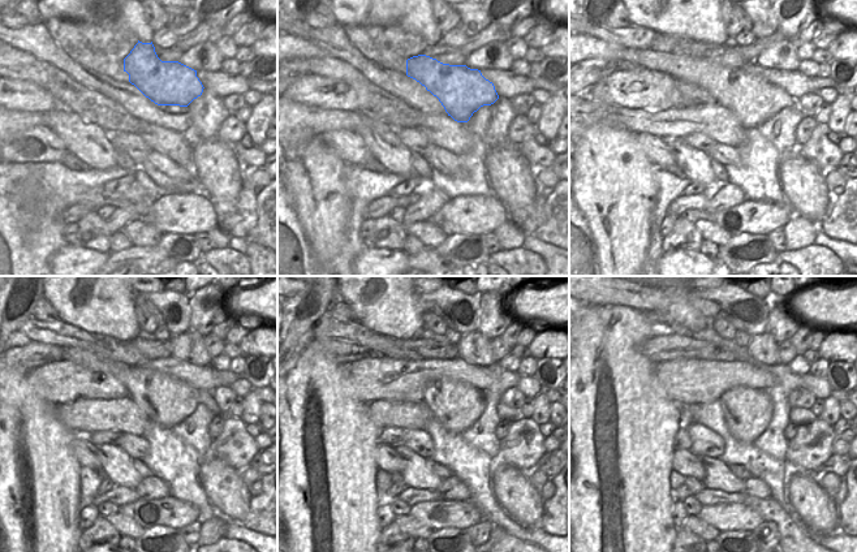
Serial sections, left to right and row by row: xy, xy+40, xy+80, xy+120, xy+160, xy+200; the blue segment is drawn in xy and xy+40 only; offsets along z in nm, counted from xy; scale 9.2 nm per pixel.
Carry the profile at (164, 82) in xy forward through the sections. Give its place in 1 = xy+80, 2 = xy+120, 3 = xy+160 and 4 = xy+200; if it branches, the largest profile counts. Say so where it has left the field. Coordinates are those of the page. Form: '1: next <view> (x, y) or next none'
1: next xy+80 (753, 100)
2: next xy+120 (166, 400)
3: next xy+160 (456, 405)
4: next xy+200 (746, 412)

